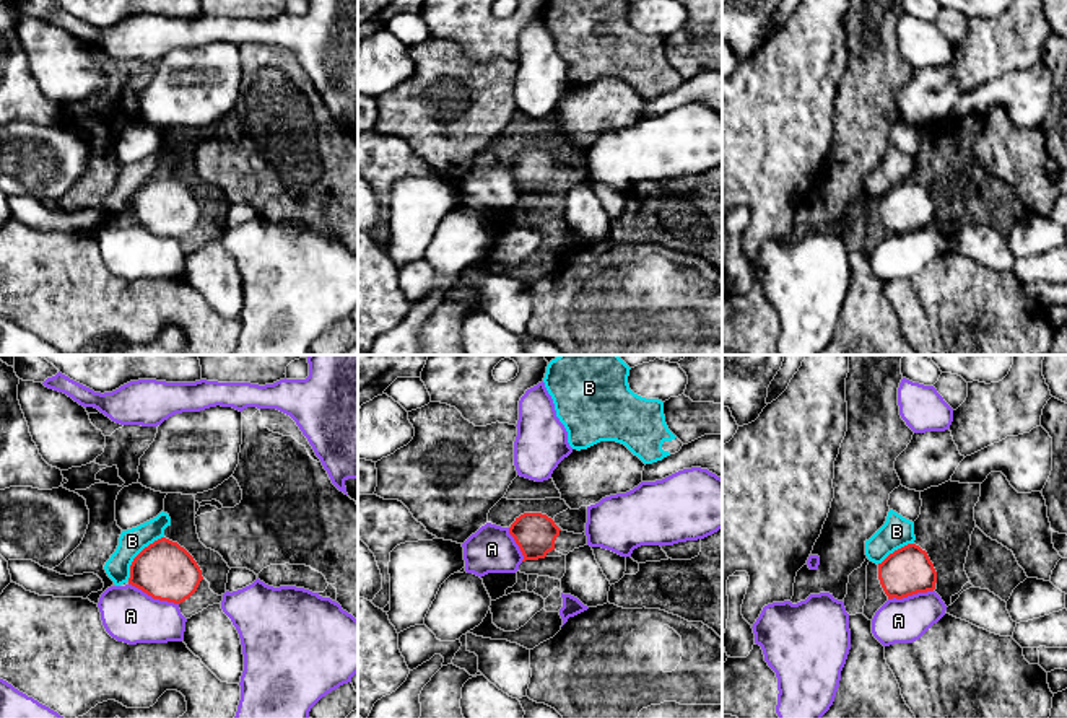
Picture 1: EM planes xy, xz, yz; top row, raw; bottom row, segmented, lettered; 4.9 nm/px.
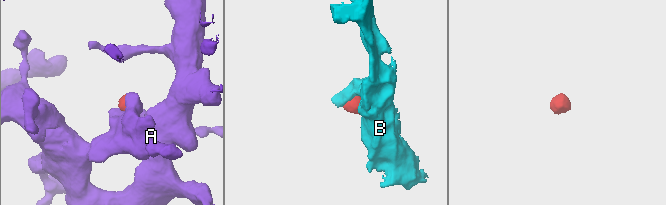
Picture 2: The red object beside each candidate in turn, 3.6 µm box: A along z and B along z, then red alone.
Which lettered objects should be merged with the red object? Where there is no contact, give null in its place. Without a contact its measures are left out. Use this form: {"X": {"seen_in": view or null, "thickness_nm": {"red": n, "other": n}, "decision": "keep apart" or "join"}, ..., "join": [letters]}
{"A": {"seen_in": "xy", "thickness_nm": {"red": 280, "other": 260}, "decision": "keep apart"}, "B": {"seen_in": "xy", "thickness_nm": {"red": 280, "other": 130}, "decision": "keep apart"}, "join": []}

